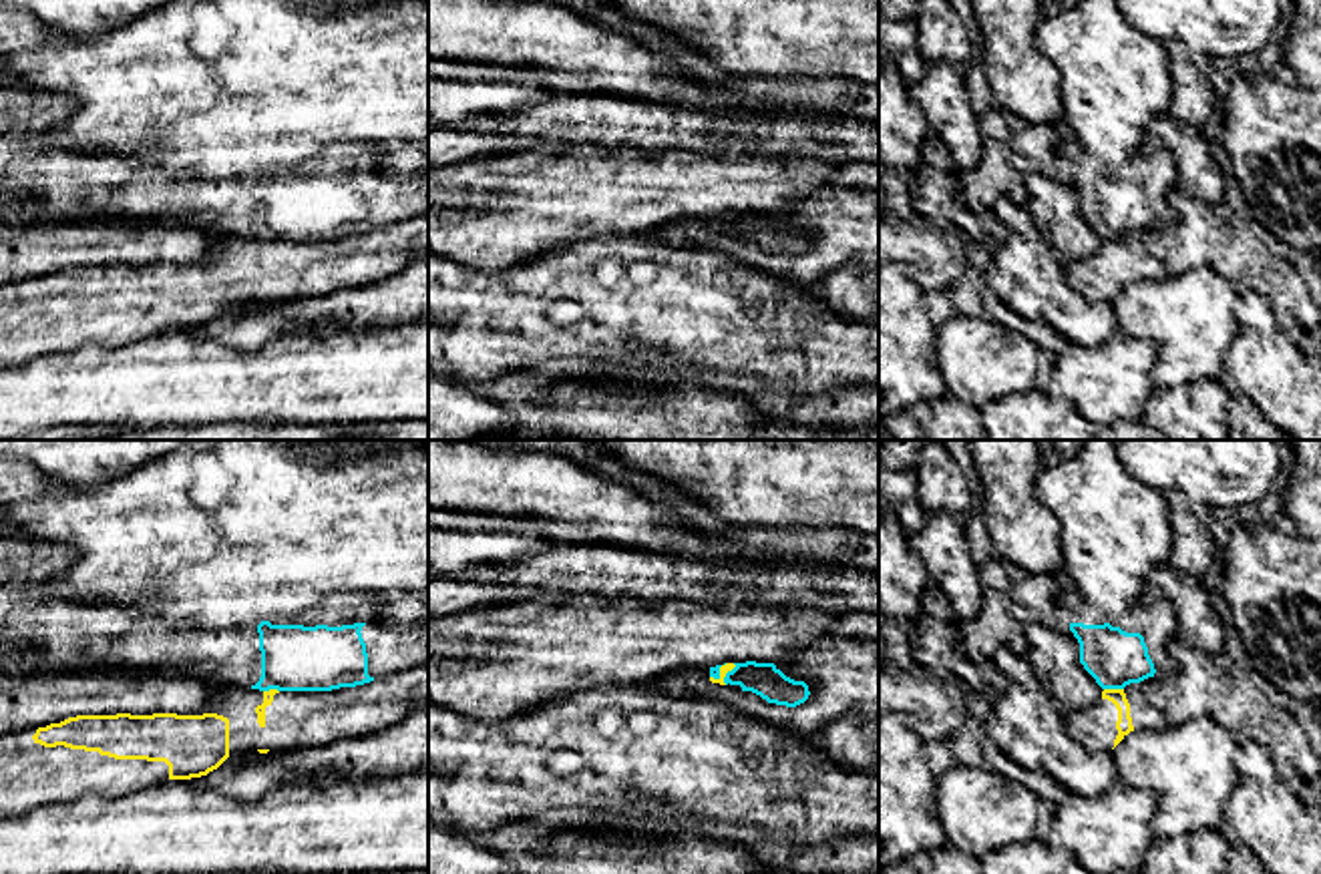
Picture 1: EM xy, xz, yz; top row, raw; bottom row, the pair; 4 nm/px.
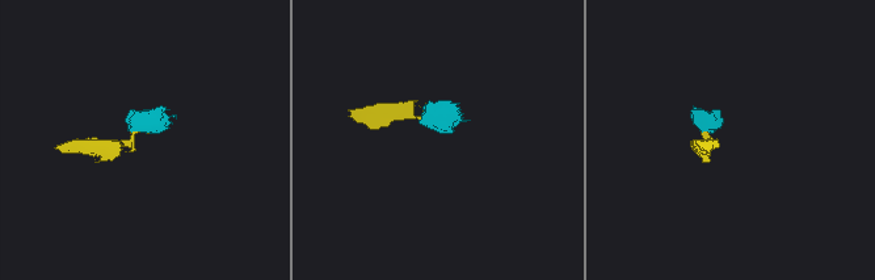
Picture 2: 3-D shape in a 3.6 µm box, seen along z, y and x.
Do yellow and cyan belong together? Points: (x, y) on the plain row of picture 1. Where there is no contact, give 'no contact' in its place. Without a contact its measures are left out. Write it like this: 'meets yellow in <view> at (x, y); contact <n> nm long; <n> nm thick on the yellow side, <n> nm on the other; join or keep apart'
meets yellow in yz at (1114, 240); contact 80 nm long; 70 nm thick on the yellow side, 220 nm on the other; keep apart

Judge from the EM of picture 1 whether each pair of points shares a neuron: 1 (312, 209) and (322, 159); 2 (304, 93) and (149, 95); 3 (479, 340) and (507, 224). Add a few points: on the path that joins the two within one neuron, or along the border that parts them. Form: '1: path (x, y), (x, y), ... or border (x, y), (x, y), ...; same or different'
1: path (320, 197), (322, 171); same
2: path (266, 93), (187, 93); same
3: border (539, 254), (497, 270), (473, 270), (449, 260); different

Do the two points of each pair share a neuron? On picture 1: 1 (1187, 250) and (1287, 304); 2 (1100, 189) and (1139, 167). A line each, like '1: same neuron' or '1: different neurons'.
1: same neuron
2: same neuron

